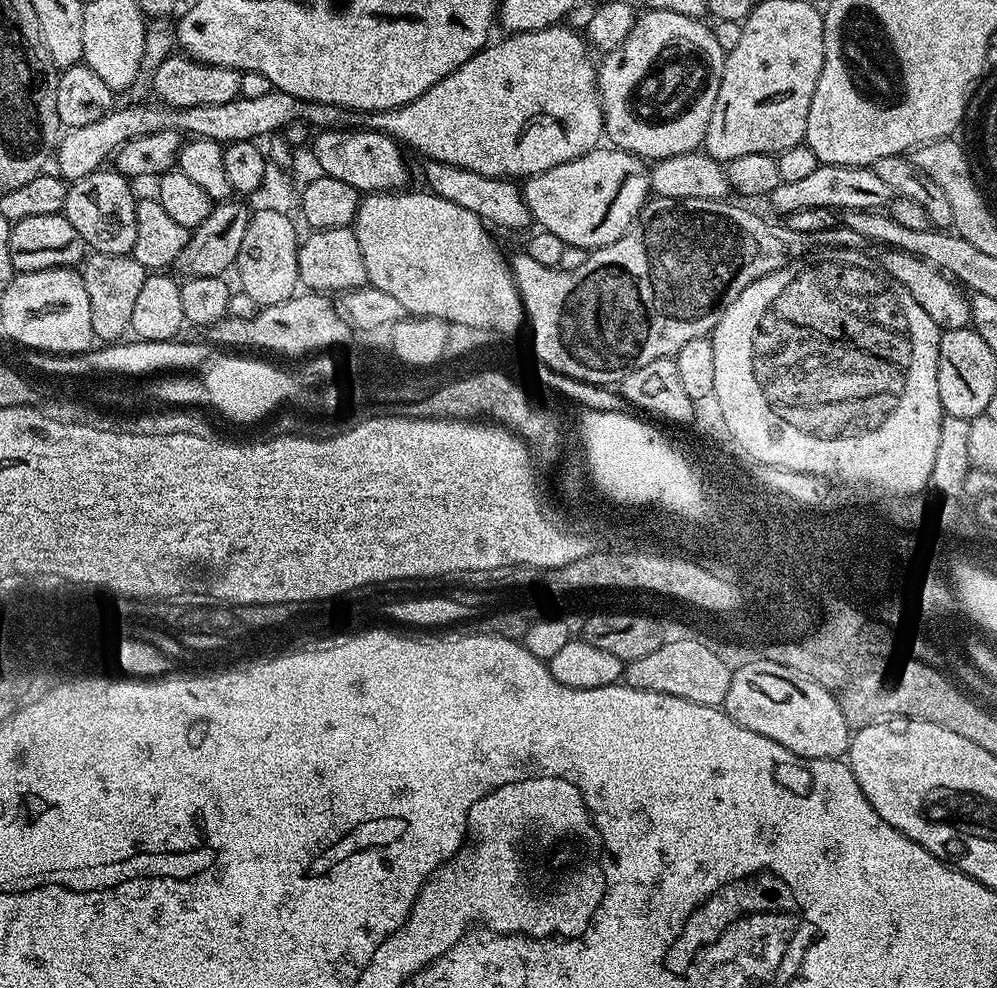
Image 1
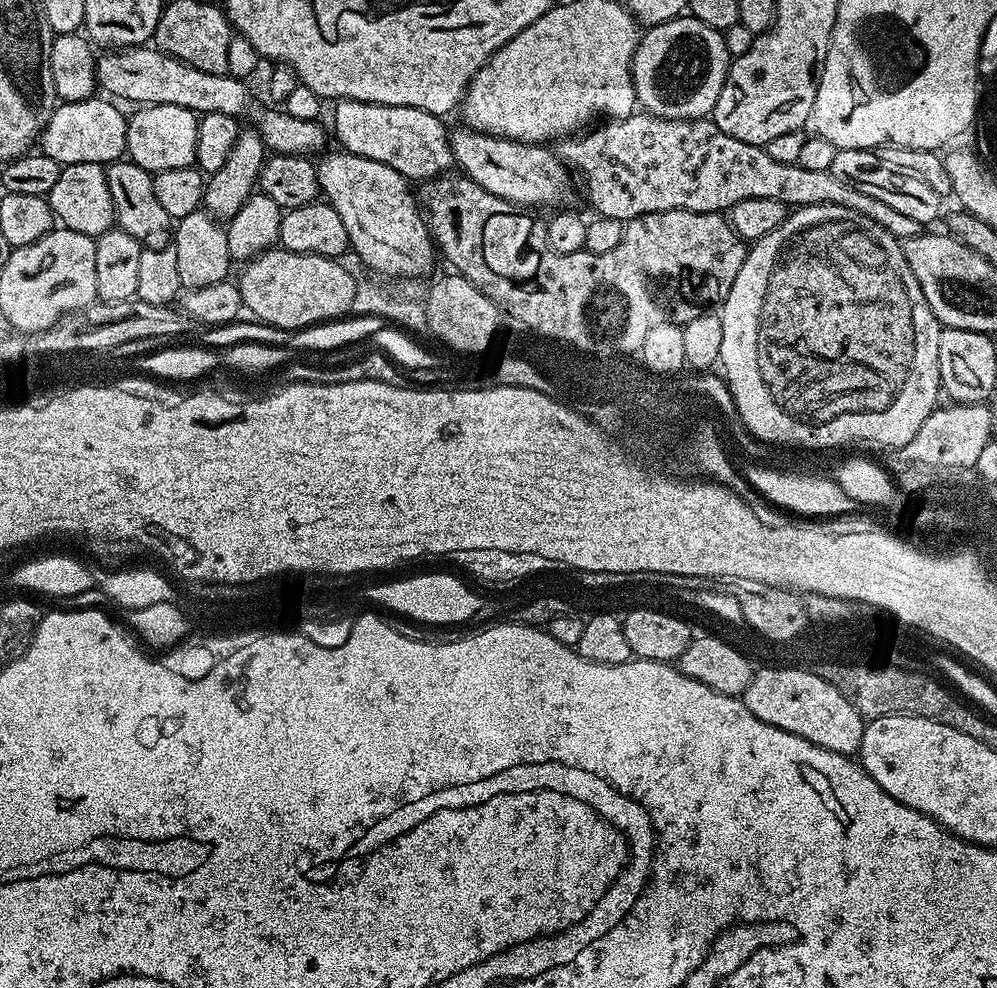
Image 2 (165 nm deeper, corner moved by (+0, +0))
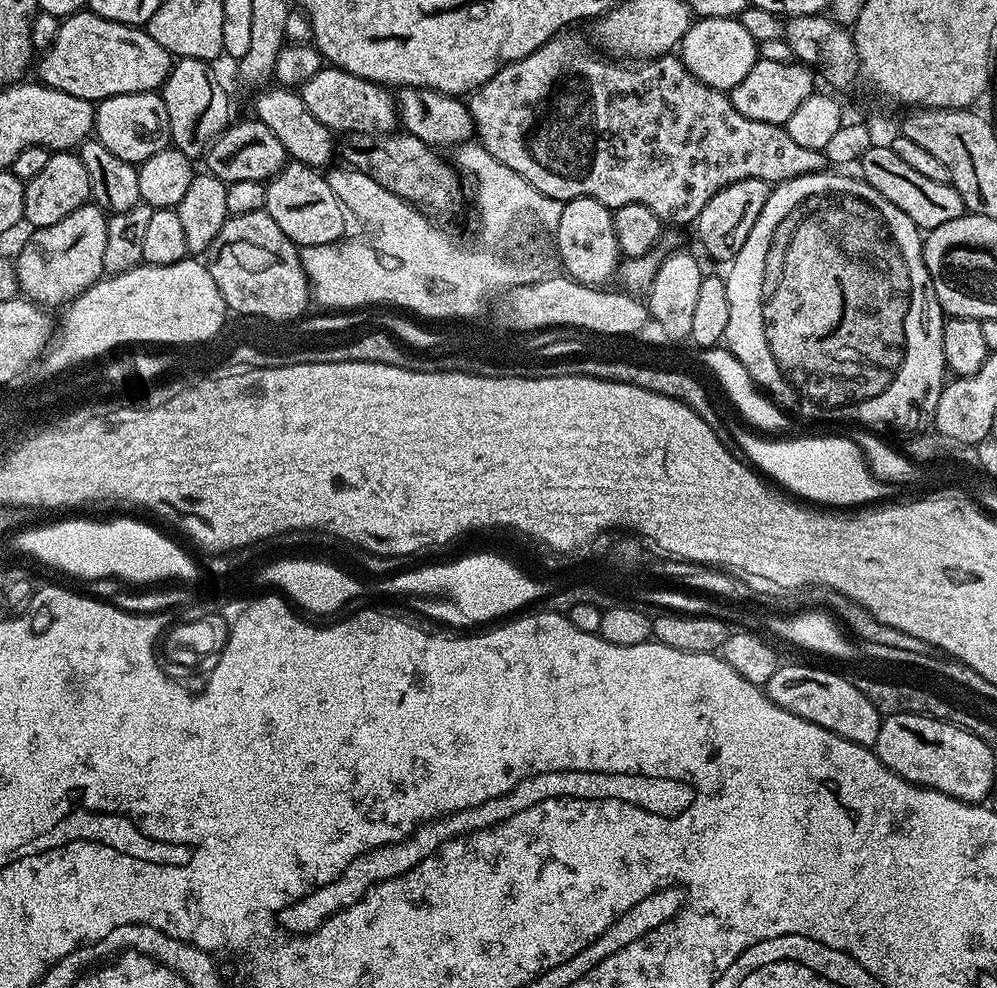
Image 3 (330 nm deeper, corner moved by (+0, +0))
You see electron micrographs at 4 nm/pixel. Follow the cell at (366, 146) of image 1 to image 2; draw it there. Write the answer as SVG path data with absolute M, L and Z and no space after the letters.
M155 46L108 50L103 54L105 56L101 55L96 61L96 82L101 89L105 88L109 92L105 92L109 97L117 101L133 100L133 105L136 106L146 104L182 106L197 114L213 112L237 118L249 116L250 119L256 120L252 122L257 134L262 138L265 149L269 153L281 156L312 158L329 147L330 136L326 128L324 133L323 123L290 118L288 112L276 106L263 108L262 105L256 104L251 90L247 88L249 85L239 80L237 76L206 74L206 70L198 70L178 58L168 56Z

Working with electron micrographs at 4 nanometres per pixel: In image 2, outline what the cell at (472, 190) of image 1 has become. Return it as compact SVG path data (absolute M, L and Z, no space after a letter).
M357 100L335 101L332 112L334 140L345 152L382 162L409 182L432 180L453 167L452 142L445 121L414 106L386 106Z

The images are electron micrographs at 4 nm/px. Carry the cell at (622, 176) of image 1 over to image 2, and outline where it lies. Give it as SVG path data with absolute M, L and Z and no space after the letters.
M467 126L459 127L453 127L450 132L455 167L463 175L478 182L482 190L490 190L490 194L498 194L498 198L509 200L511 204L531 206L533 209L544 207L547 210L560 210L571 205L568 203L576 196L572 189L573 173L551 147L502 140L498 136L476 132Z

